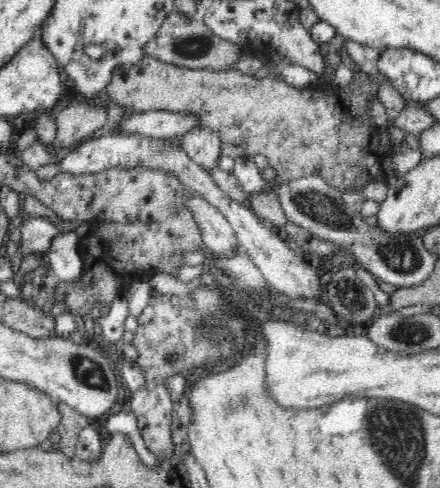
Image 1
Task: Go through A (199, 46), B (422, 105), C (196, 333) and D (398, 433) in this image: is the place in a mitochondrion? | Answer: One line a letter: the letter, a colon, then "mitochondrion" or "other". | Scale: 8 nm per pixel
A: mitochondrion
B: other
C: mitochondrion
D: mitochondrion

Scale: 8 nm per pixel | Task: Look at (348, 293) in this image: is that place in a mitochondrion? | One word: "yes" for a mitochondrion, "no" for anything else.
yes

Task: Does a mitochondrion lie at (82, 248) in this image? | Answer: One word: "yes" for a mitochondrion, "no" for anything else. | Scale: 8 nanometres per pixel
no

